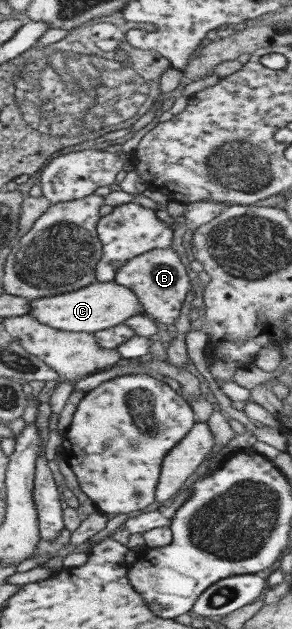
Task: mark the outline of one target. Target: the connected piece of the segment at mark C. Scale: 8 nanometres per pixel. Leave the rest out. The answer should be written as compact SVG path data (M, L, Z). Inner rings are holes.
M113 282L91 284L71 293L53 295L43 299L30 301L29 316L53 329L67 332L84 332L95 334L103 329L110 329L124 324L133 315L144 315L139 298L130 288Z

